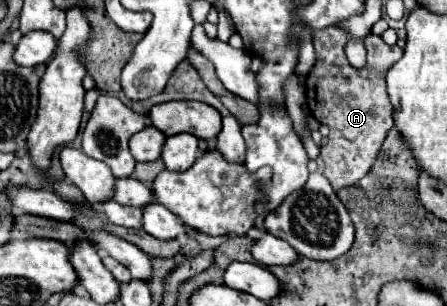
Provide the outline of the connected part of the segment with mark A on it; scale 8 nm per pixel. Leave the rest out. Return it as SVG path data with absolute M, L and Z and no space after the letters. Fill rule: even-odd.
M337 26L313 32L315 66L305 82L307 106L313 118L329 126L327 142L321 146L321 158L325 162L323 174L331 182L335 192L345 186L353 186L371 170L381 144L385 142L387 132L393 126L385 76L391 64L395 64L403 56L403 50L397 44L389 46L381 36L371 34L365 38L367 64L363 68L353 68L347 62L343 50L345 42L347 32Z

